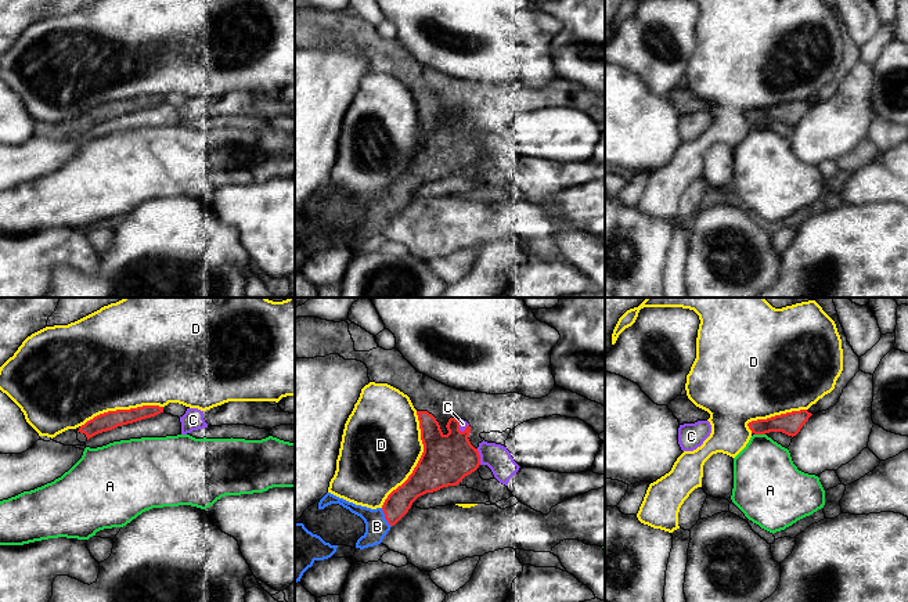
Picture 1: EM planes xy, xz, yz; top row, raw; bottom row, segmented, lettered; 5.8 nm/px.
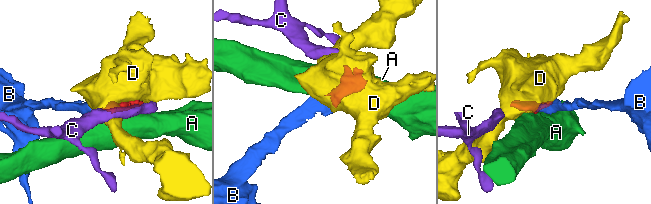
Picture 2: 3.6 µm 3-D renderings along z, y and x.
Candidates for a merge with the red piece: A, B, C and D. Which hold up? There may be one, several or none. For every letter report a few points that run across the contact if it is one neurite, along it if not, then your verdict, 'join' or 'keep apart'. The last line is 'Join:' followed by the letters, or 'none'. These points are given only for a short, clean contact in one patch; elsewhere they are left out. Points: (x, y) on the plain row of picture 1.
A: line yz (755, 123), (764, 125); keep apart
B: line xz (399, 191), (385, 208), (377, 216); join
C: line xz (476, 139), (480, 154); keep apart
D: keep apart
Join: B

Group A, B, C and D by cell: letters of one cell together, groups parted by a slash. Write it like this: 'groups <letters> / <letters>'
groups A / B / C / D

